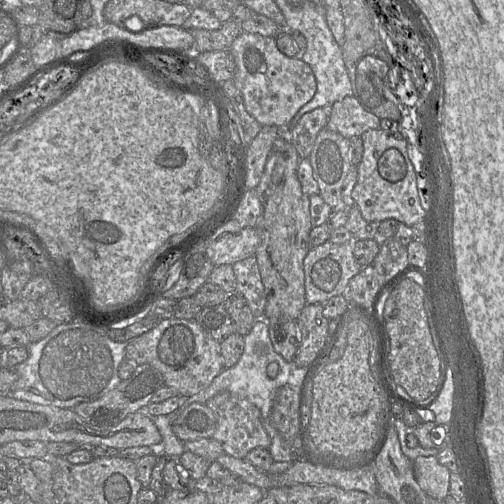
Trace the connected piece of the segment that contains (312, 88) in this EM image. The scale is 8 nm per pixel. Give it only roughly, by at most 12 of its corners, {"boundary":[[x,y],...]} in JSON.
{"boundary":[[242,32],[235,86],[262,126],[287,129],[316,93],[275,37]]}

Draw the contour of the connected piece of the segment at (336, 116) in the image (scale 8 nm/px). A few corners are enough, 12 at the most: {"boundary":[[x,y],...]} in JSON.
{"boundary":[[352,95],[328,109],[326,127],[352,139],[380,118]]}

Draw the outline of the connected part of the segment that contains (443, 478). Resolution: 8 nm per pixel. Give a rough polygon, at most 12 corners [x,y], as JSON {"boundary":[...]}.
{"boundary":[[419,456],[414,475],[431,498],[449,494],[450,470],[435,456]]}

